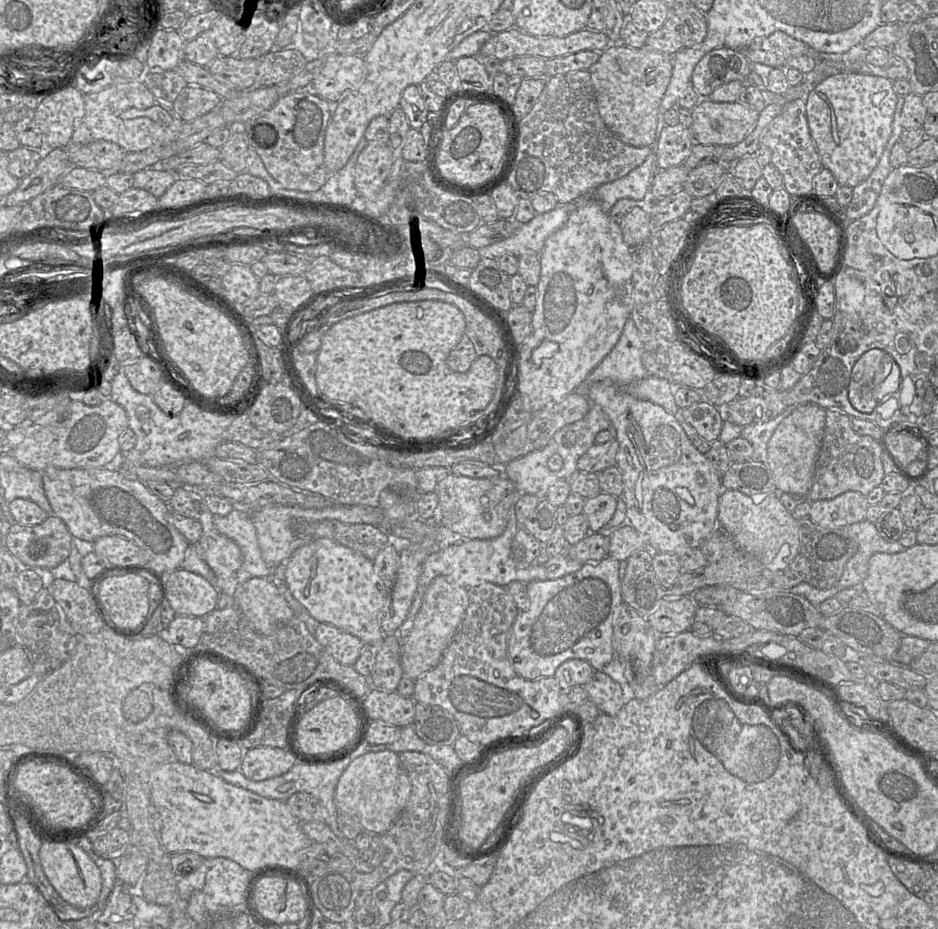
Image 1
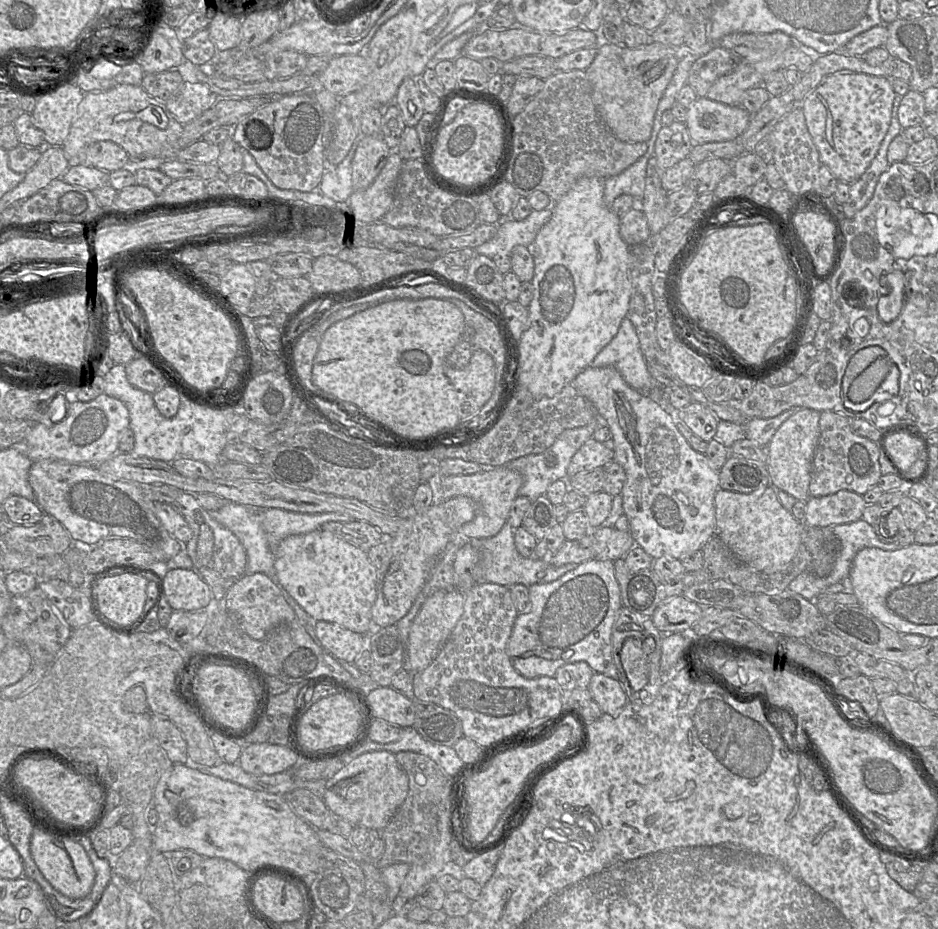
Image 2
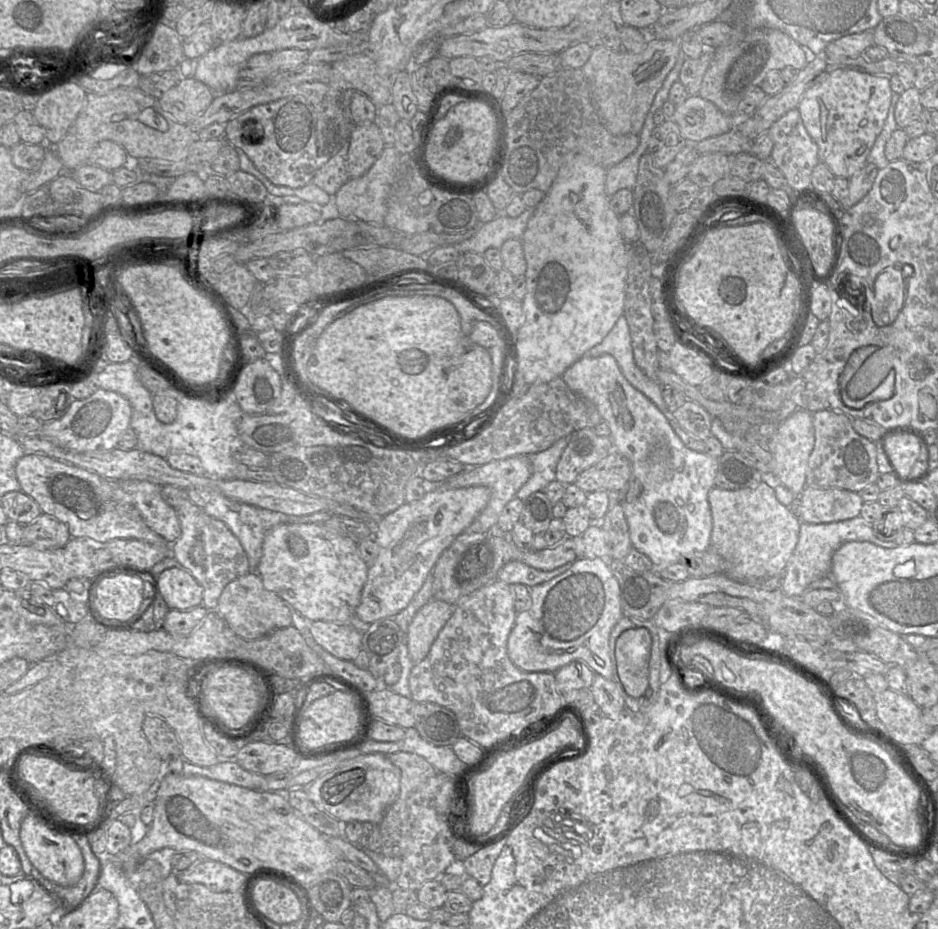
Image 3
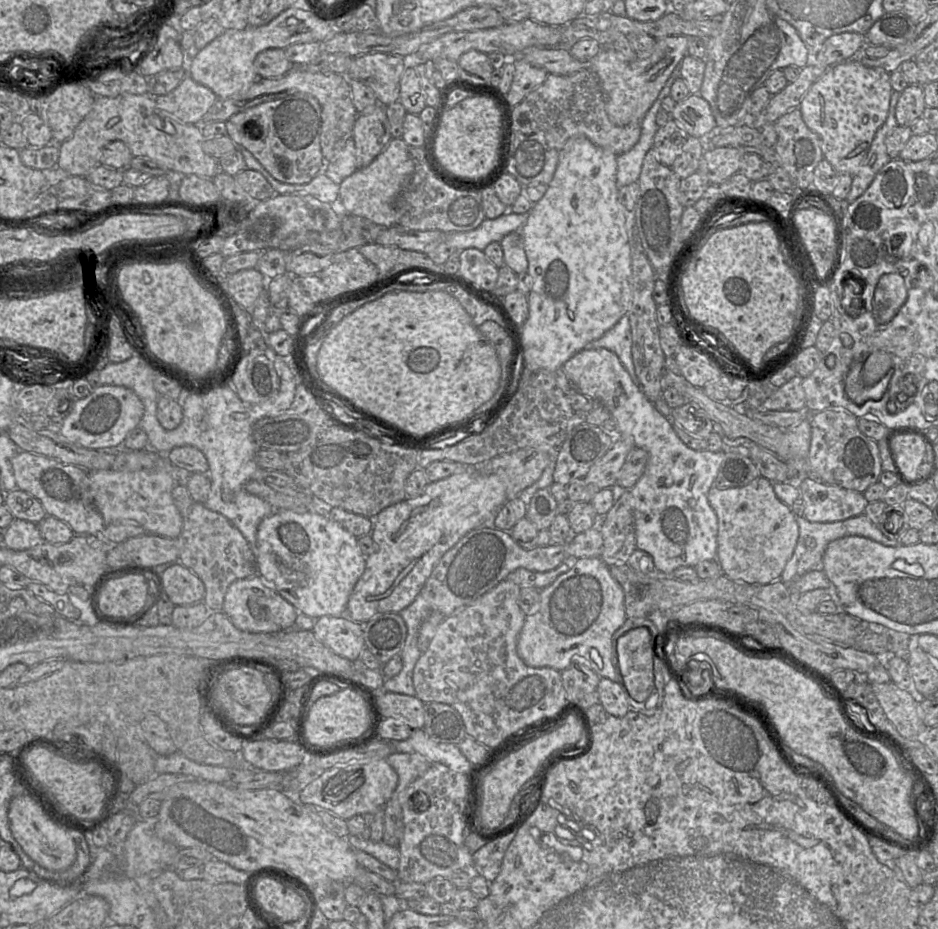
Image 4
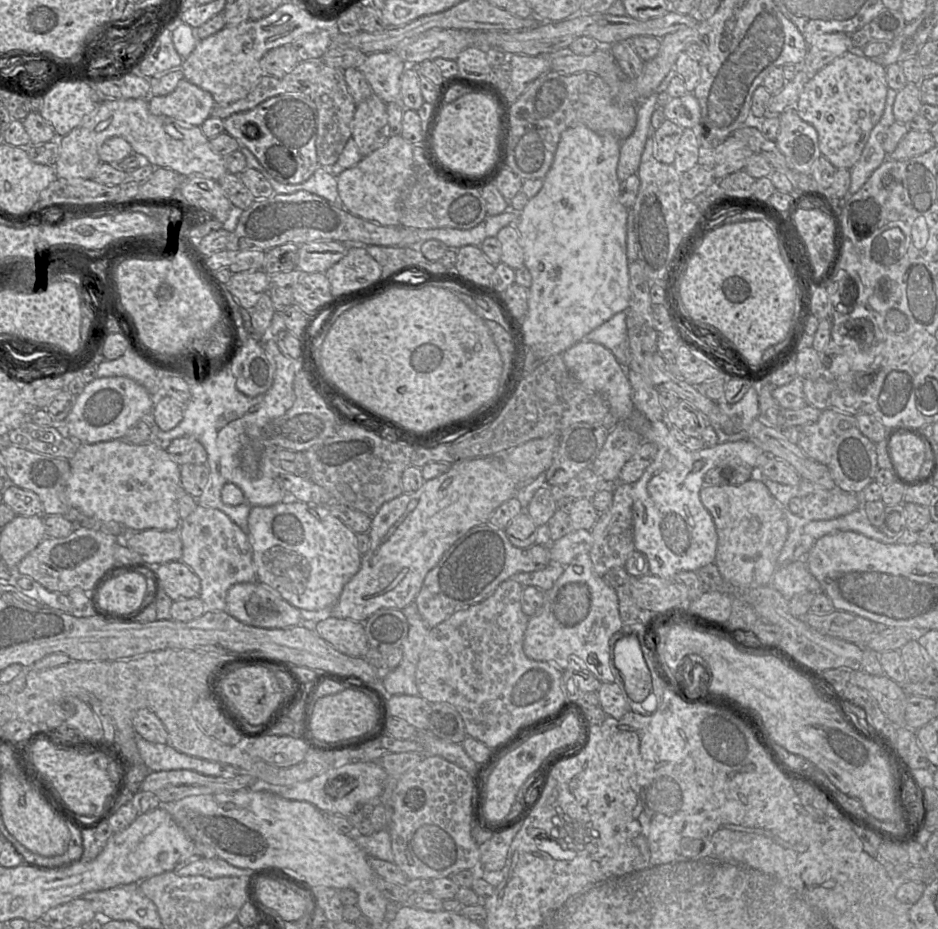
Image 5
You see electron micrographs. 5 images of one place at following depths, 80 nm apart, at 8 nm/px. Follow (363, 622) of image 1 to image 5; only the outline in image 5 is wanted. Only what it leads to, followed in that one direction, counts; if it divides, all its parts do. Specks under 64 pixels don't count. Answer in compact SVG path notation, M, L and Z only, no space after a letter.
M288 498L287 500L272 506L253 507L248 516L247 536L253 552L253 561L256 567L256 579L280 594L283 599L299 610L328 611L337 603L343 587L359 571L361 566L362 555L359 553L356 546L356 533L347 527L339 518L333 516L325 506L308 504Z

